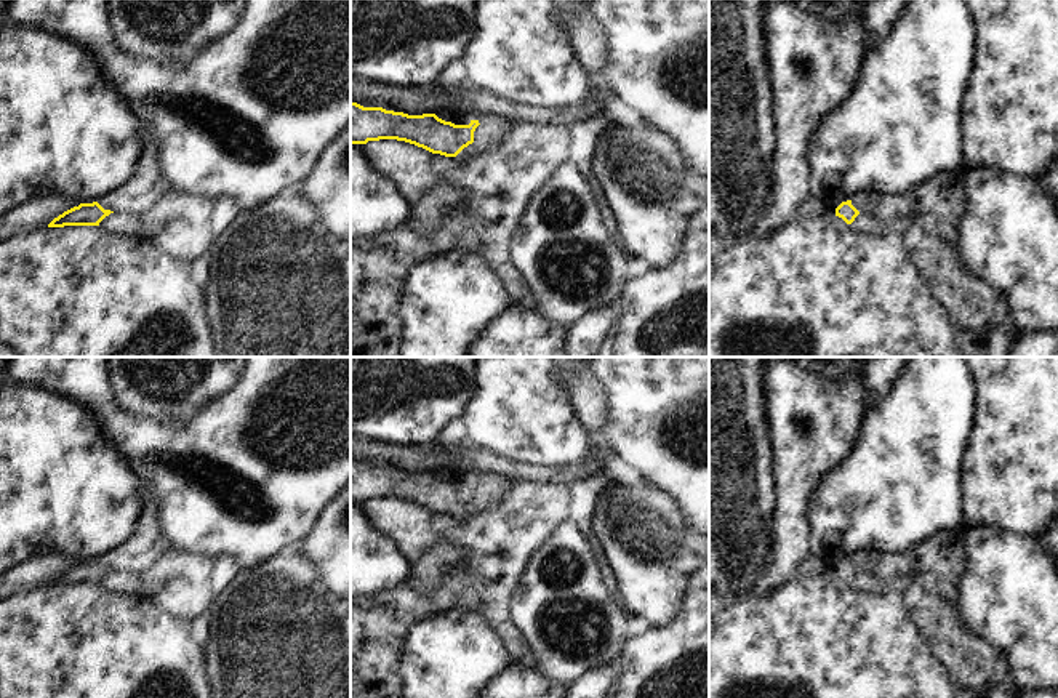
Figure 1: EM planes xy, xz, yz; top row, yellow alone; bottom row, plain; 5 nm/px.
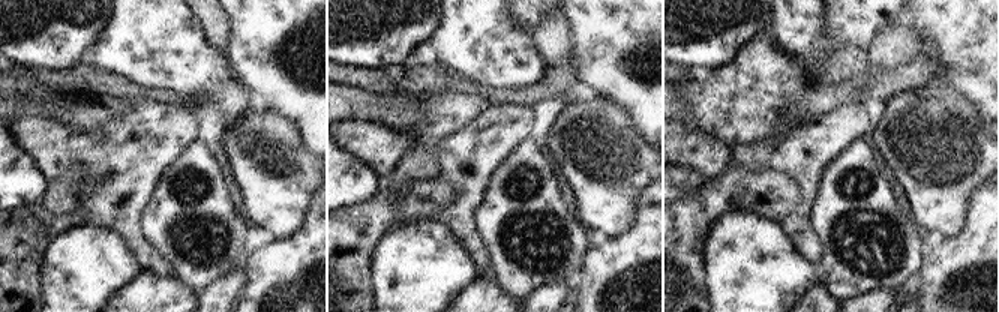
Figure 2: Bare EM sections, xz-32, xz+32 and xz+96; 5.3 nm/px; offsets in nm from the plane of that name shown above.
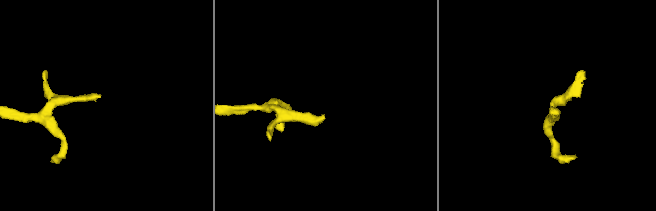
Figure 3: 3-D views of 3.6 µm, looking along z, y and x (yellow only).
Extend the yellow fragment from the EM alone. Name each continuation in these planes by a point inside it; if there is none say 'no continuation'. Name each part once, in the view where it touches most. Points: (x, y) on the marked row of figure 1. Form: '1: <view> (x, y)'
1: xz (492, 128)

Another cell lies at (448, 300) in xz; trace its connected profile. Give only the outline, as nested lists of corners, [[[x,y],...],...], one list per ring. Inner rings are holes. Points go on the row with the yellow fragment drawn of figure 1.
[[[431,253],[408,274],[400,357],[469,357],[491,322],[512,306],[501,279],[474,253]]]

